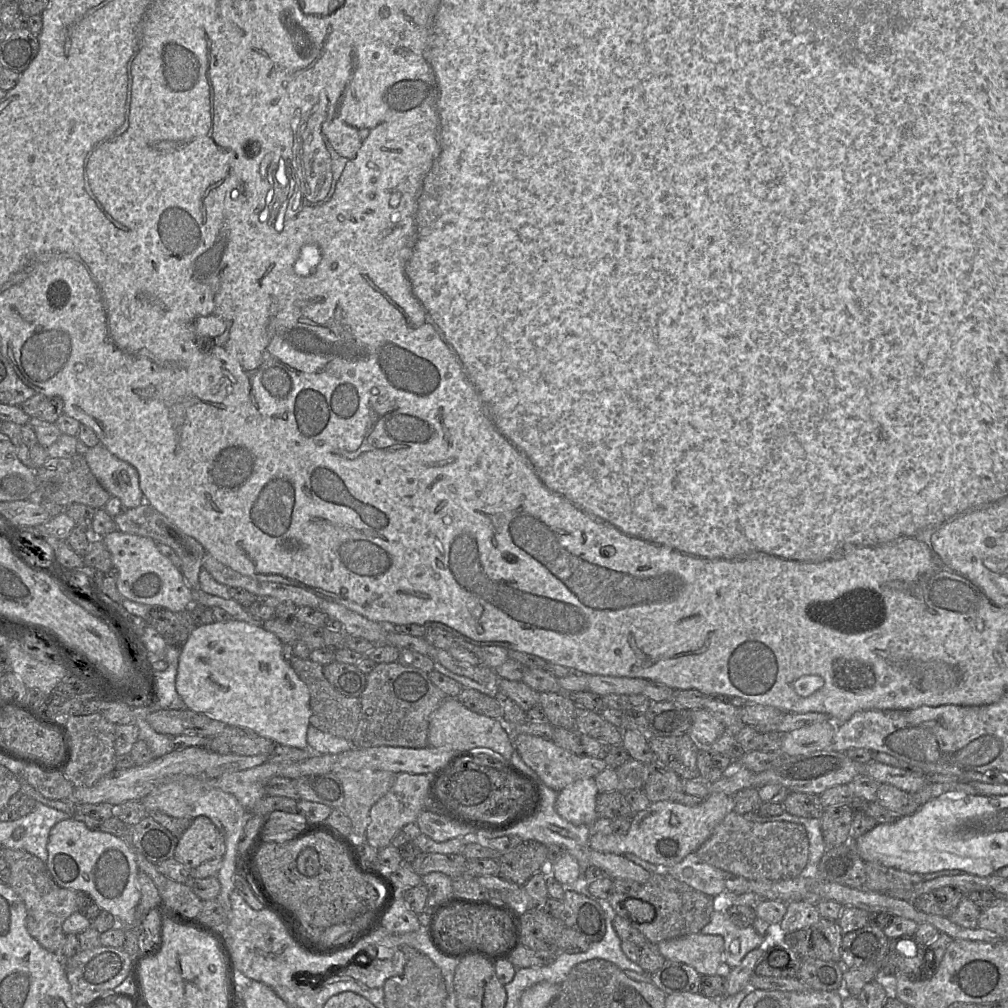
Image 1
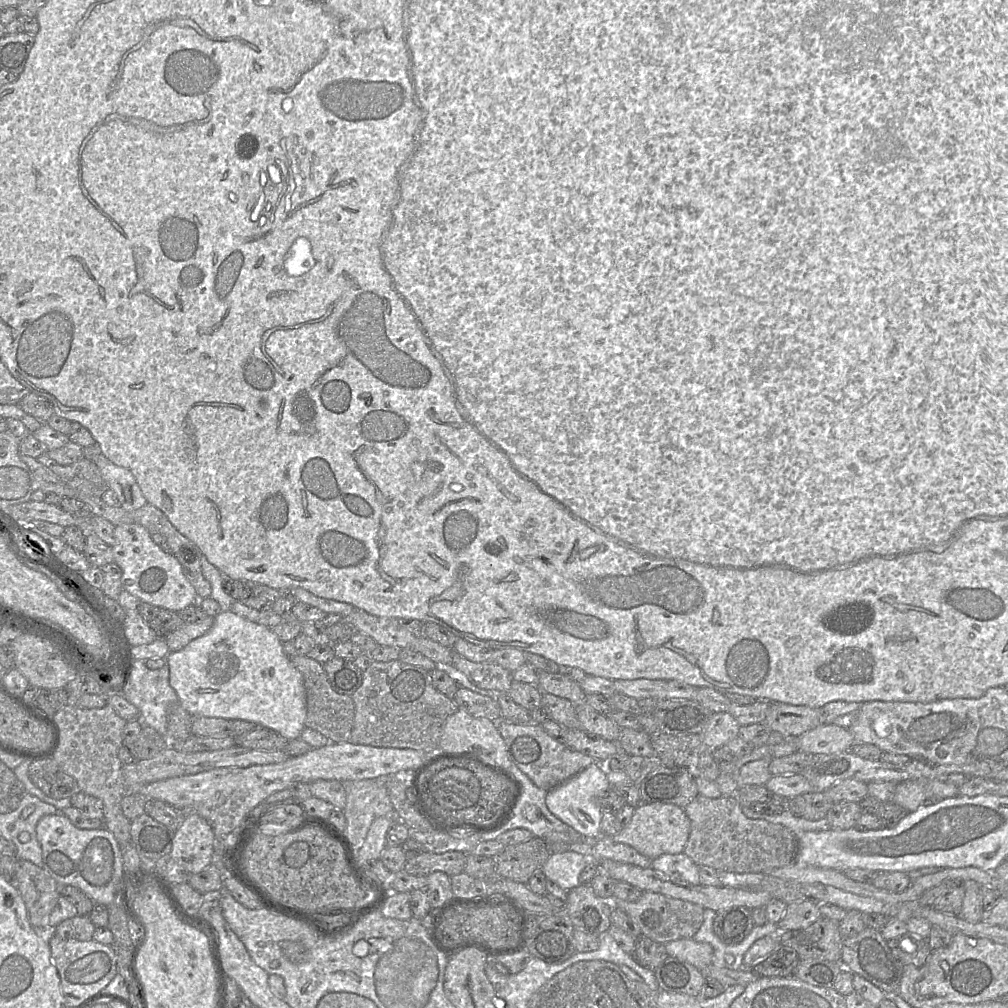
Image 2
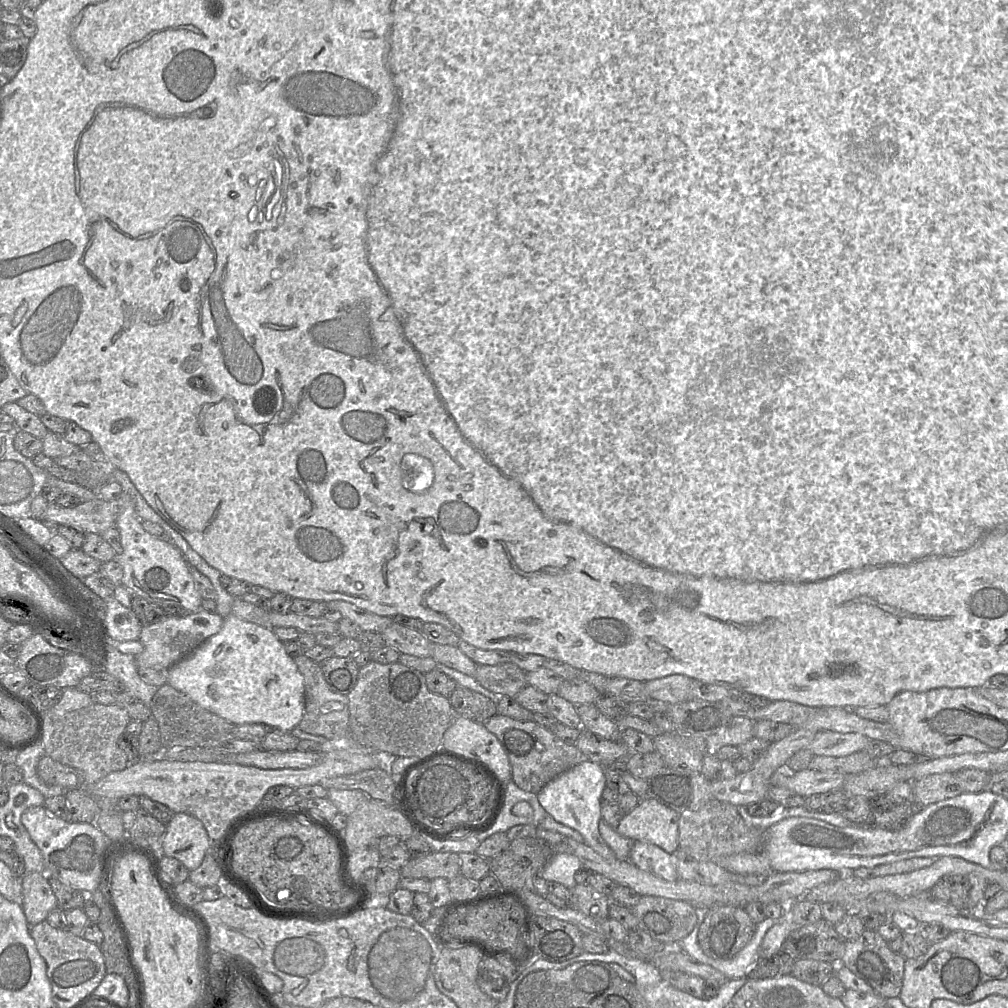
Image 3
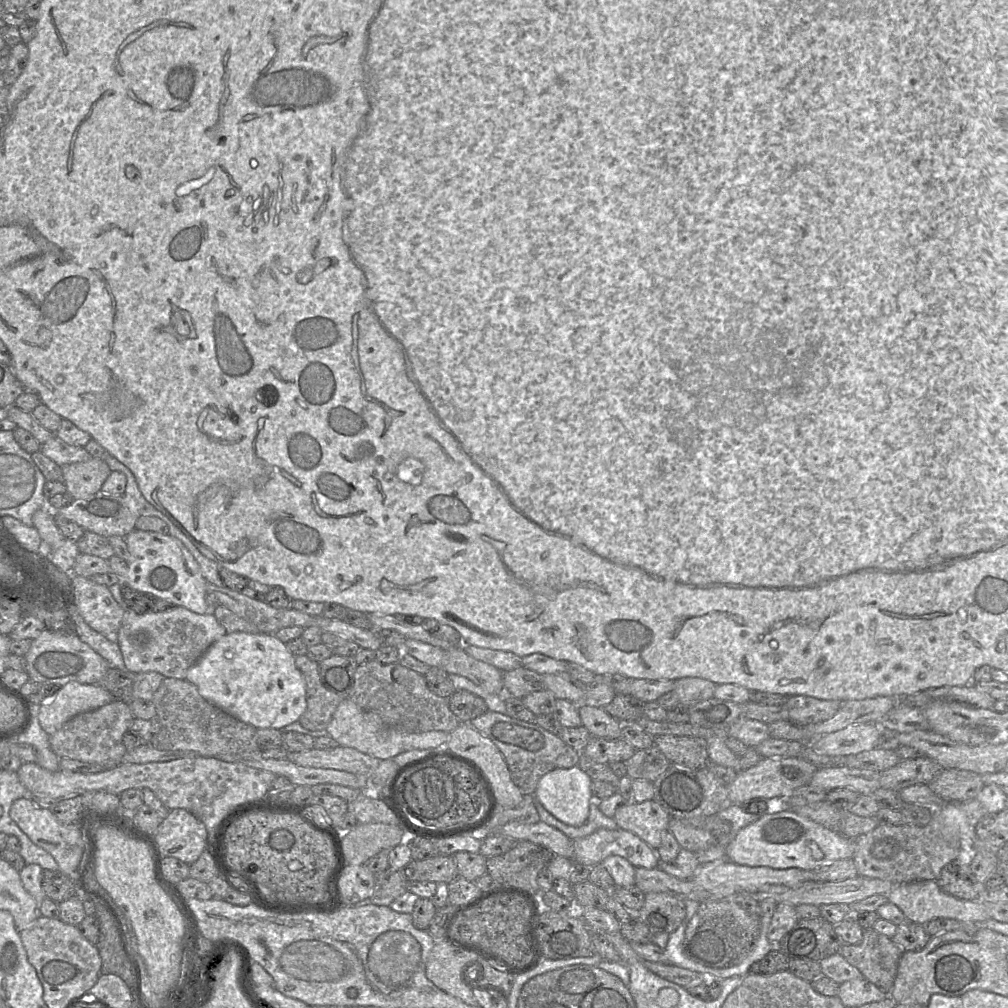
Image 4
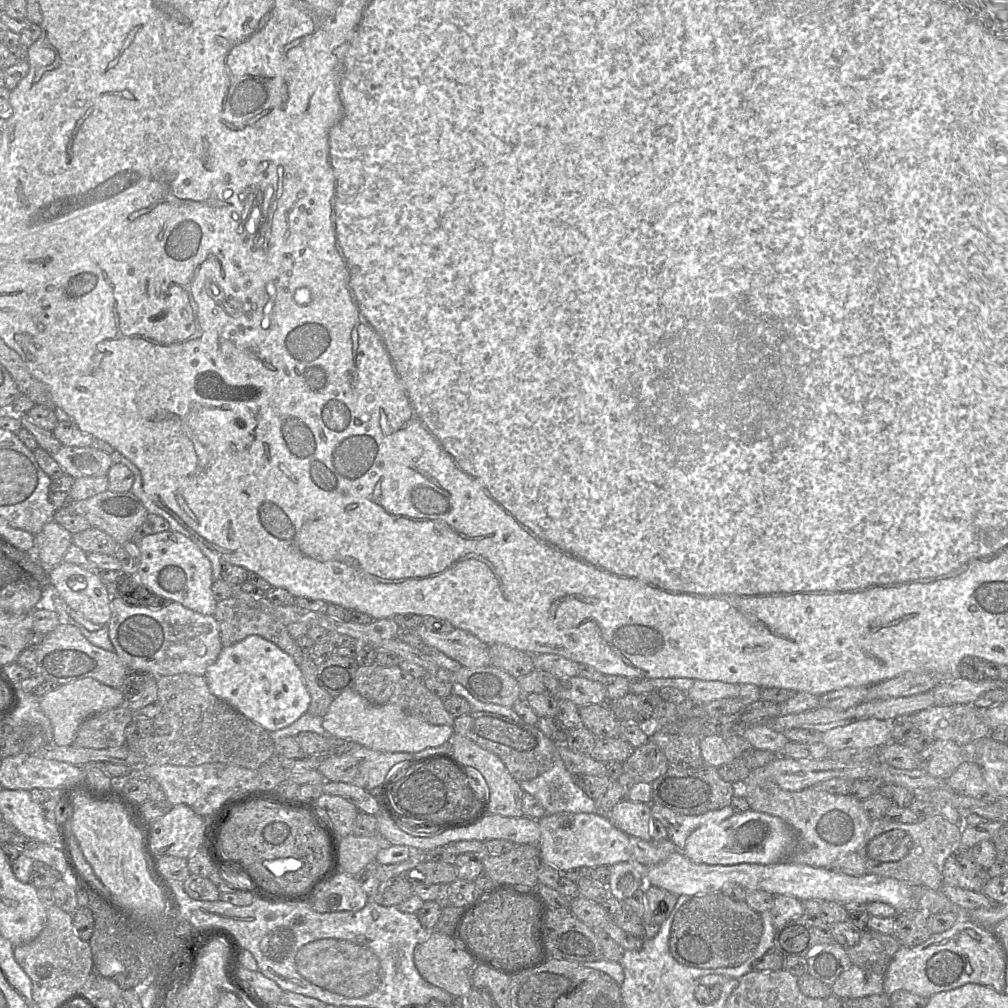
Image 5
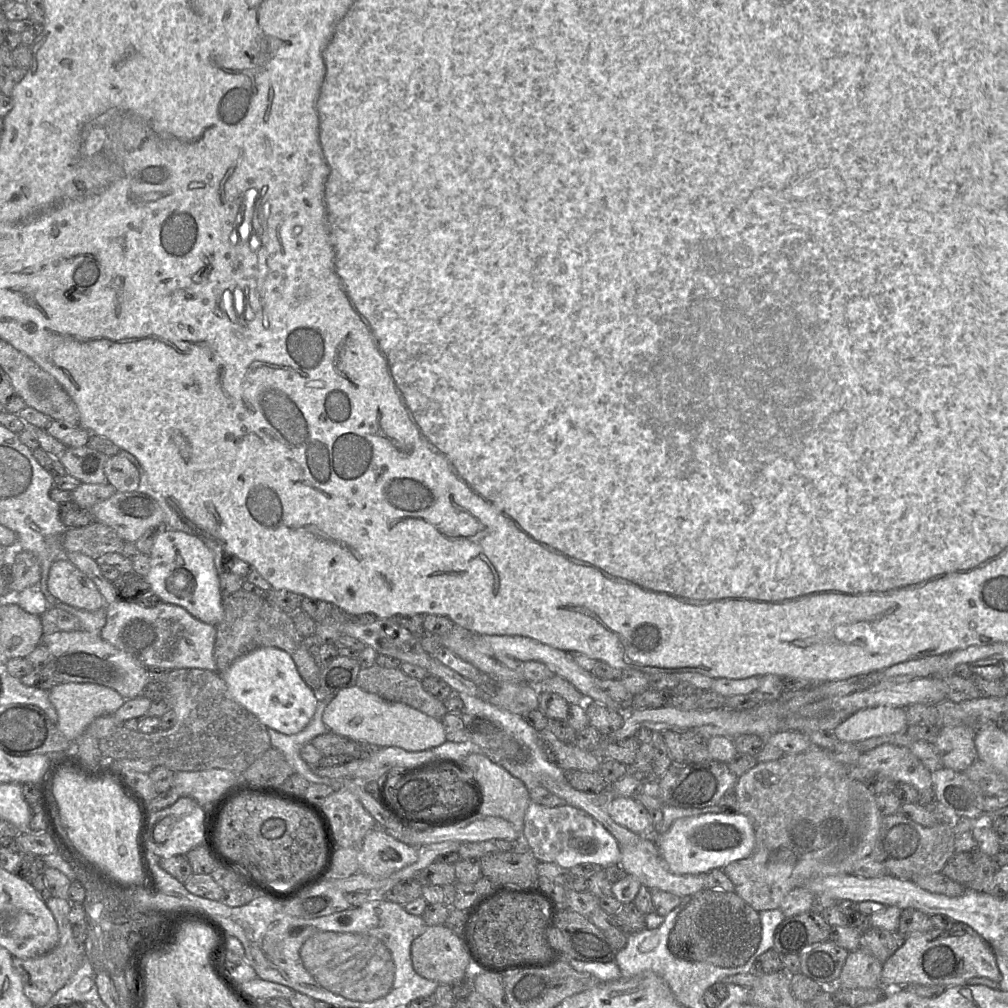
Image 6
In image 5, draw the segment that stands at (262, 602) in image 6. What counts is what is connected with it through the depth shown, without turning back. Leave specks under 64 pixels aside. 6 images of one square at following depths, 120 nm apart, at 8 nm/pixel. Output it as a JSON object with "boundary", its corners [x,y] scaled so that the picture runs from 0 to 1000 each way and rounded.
{"boundary":[[[230,591],[216,597],[212,613],[217,620],[218,635],[221,642],[229,641],[248,630],[256,630],[271,637],[280,646],[290,651],[297,661],[302,655],[293,634],[287,630],[285,622],[281,618],[271,611],[247,601],[244,597],[234,592]]]}

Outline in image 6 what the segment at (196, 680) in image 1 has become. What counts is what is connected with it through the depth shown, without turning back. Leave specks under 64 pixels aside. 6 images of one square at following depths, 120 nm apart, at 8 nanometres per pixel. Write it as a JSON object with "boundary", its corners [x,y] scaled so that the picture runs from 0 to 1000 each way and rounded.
{"boundary":[[[261,642],[236,653],[219,668],[225,684],[236,698],[265,722],[283,729],[299,726],[309,715],[313,702],[313,688],[298,671],[290,652],[273,642]]]}

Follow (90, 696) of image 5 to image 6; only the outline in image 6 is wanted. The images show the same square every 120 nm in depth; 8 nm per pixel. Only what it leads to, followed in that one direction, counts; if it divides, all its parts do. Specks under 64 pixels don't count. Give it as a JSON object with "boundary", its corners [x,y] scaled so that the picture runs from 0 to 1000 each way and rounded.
{"boundary":[[[60,678],[49,685],[49,693],[57,705],[57,721],[69,736],[77,733],[94,713],[111,709],[124,696],[114,685],[93,678]]]}

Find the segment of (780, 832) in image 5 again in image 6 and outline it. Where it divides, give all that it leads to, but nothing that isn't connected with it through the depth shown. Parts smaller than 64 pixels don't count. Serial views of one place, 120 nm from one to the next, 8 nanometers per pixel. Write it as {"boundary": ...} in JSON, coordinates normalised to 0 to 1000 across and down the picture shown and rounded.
{"boundary":[[[701,807],[678,811],[669,814],[666,820],[650,831],[650,836],[664,863],[673,868],[701,867],[707,862],[717,862],[725,855],[743,850],[749,841],[749,822],[745,813],[737,808]]]}

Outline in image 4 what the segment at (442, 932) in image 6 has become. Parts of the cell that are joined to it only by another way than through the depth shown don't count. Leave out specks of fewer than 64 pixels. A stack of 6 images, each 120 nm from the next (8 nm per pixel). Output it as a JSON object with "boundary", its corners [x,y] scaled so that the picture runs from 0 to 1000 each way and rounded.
{"boundary":[[[437,932],[425,948],[423,969],[443,986],[464,997],[473,998],[468,980],[475,967],[477,952],[473,944],[450,939]]]}

